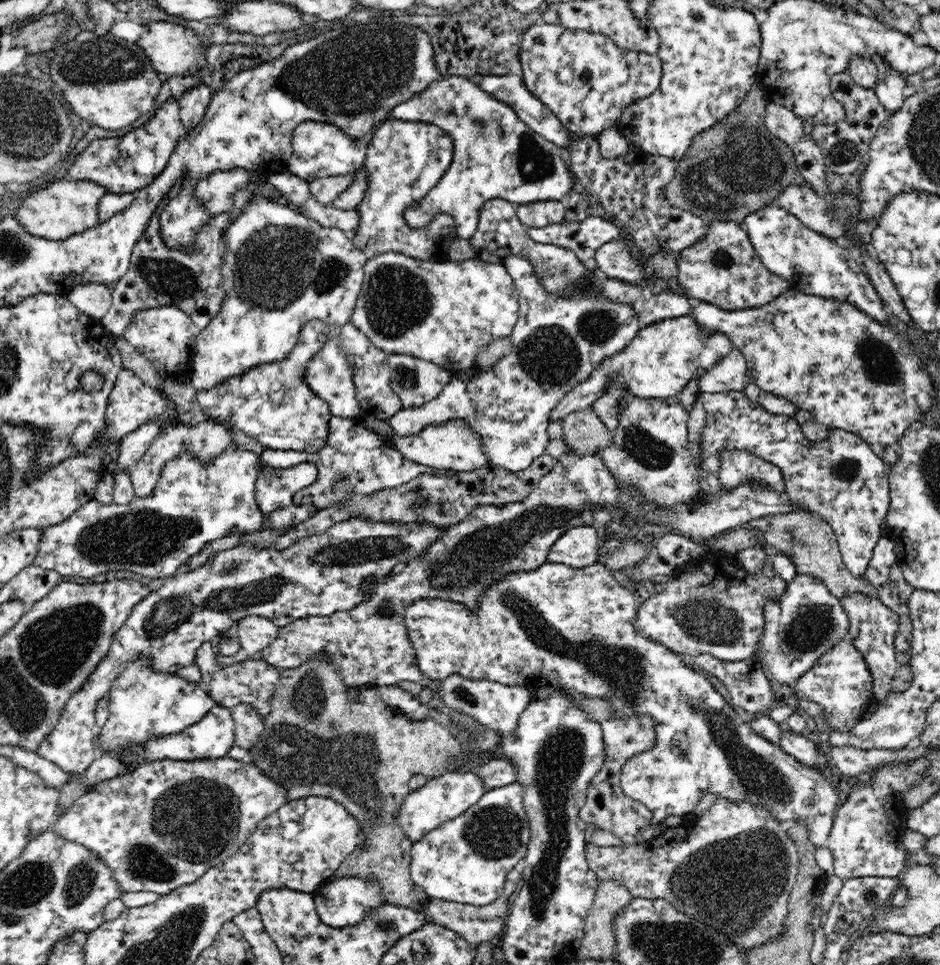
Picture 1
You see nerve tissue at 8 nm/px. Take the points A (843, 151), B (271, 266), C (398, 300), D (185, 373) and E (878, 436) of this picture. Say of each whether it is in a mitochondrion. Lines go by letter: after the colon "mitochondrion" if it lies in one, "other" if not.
A: mitochondrion
B: mitochondrion
C: mitochondrion
D: other
E: other

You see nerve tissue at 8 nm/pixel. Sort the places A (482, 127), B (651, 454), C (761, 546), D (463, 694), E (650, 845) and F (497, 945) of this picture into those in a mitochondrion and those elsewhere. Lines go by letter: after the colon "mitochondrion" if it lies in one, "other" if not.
A: mitochondrion
B: mitochondrion
C: other
D: mitochondrion
E: other
F: other

